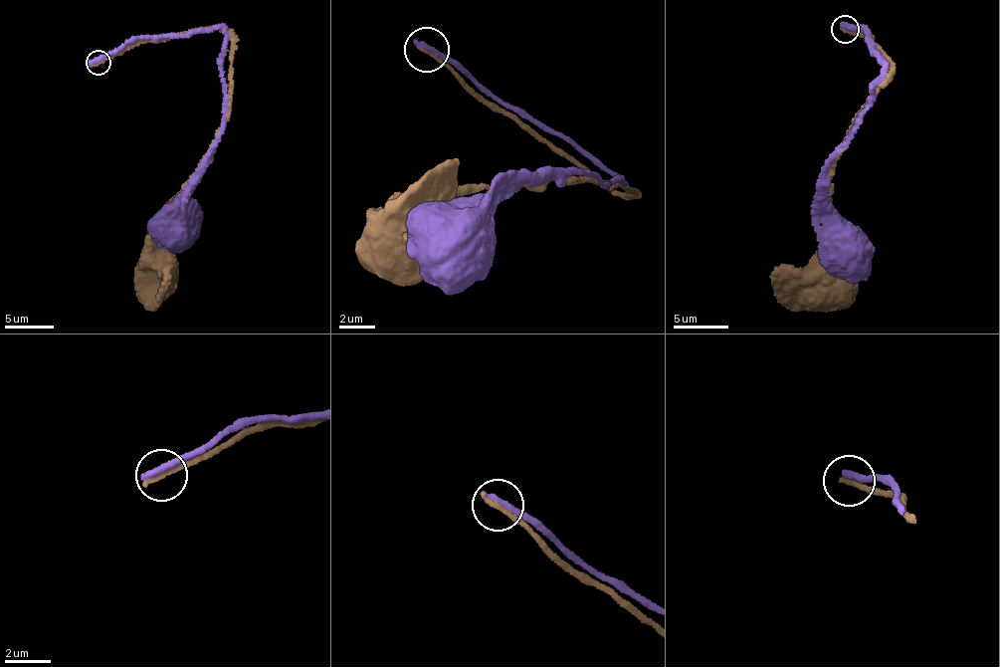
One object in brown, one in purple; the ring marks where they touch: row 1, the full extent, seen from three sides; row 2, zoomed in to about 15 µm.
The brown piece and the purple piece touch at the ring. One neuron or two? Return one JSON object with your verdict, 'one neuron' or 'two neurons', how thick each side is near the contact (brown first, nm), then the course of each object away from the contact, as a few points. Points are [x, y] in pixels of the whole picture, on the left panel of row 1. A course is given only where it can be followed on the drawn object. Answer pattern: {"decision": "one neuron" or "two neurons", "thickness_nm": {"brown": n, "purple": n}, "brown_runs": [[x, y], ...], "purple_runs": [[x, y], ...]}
{"decision": "two neurons", "thickness_nm": {"brown": 300, "purple": 400}, "brown_runs": [[98, 63], [141, 42], [218, 29], [232, 43], [226, 122], [204, 158], [204, 169], [162, 219], [158, 273]], "purple_runs": [[98, 61], [140, 39], [223, 31], [220, 134], [186, 195], [181, 223]]}

